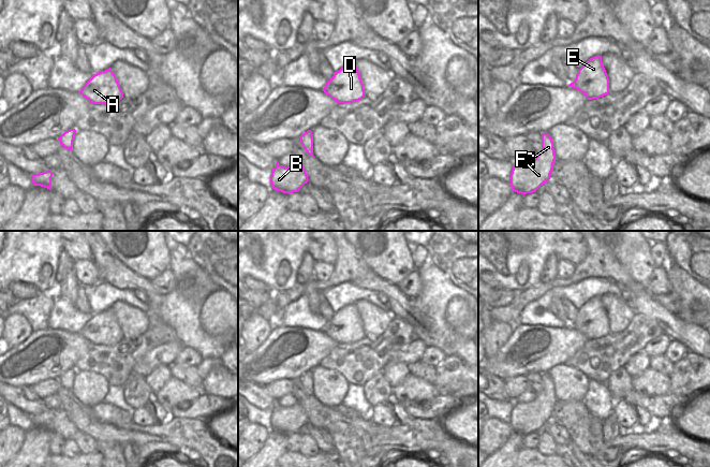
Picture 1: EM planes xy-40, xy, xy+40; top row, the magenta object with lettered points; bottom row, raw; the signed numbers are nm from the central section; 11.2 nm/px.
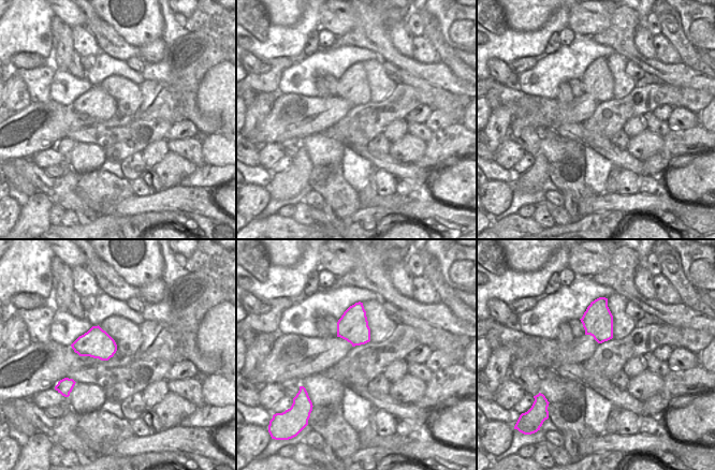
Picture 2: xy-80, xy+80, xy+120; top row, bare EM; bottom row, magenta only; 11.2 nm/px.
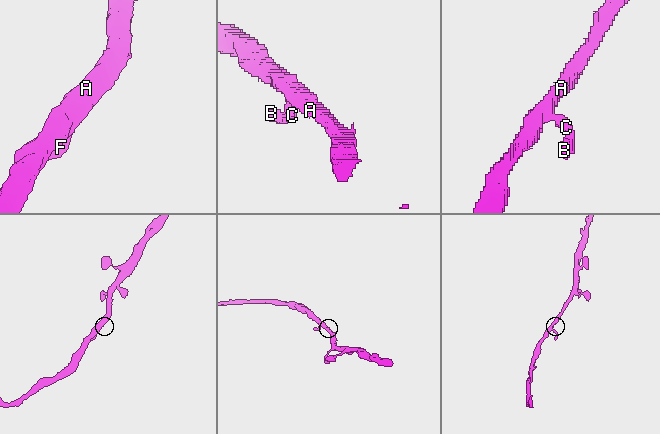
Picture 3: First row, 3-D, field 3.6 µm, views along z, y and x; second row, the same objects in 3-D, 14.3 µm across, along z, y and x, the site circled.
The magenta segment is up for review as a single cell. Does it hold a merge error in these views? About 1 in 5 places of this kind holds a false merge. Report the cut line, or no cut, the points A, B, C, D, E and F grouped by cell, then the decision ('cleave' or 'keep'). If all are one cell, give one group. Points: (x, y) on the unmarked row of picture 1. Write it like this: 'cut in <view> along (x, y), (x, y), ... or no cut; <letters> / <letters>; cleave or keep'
no cut; A B C D E F; keep

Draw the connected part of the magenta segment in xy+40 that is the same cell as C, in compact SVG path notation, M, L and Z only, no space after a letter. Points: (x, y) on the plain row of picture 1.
M546 373L542 374L542 392L528 404L515 404L511 413L512 432L527 435L535 433L550 420L556 400L553 382Z

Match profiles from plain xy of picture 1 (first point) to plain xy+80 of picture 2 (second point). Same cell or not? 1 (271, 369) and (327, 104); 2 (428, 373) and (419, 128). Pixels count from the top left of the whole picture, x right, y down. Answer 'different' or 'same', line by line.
1: same
2: same

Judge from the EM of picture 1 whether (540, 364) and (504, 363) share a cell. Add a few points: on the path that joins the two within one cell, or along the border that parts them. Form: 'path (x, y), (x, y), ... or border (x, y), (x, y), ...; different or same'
path (531, 364), (524, 367), (518, 363), (513, 363); same

